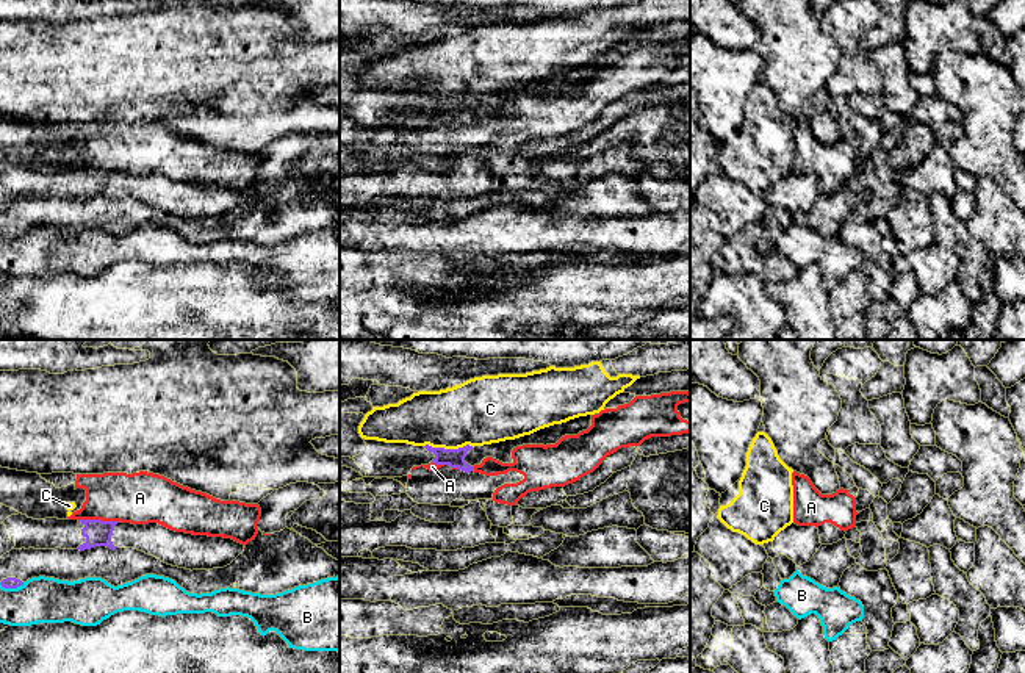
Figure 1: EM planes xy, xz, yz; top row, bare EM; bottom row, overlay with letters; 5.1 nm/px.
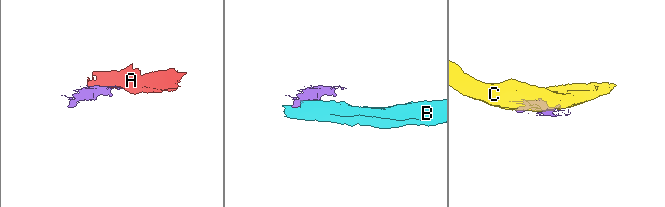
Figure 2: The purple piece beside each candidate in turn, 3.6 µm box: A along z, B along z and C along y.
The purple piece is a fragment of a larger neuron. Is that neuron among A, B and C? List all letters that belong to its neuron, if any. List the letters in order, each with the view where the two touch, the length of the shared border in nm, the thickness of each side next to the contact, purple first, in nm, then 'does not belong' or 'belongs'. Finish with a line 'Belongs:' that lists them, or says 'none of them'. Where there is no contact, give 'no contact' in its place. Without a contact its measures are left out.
A: contact in xy; length 220 nm; calibres 140 and 260 nm; does not belong
B: contact in xy; length 130 nm; calibres 60 and 240 nm; does not belong
C: contact in xz; length 260 nm; calibres 100 and 340 nm; does not belong
Belongs: none of them

